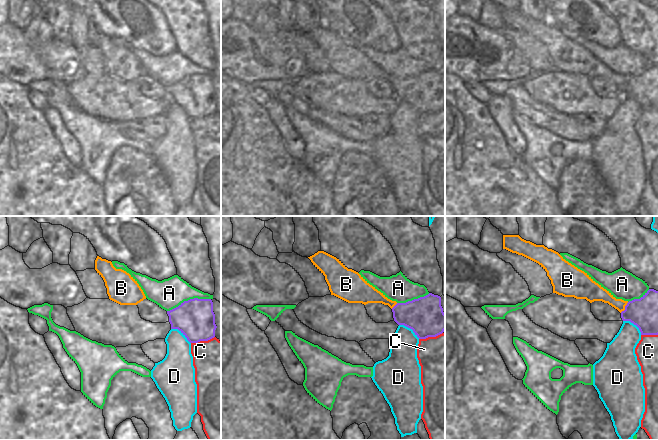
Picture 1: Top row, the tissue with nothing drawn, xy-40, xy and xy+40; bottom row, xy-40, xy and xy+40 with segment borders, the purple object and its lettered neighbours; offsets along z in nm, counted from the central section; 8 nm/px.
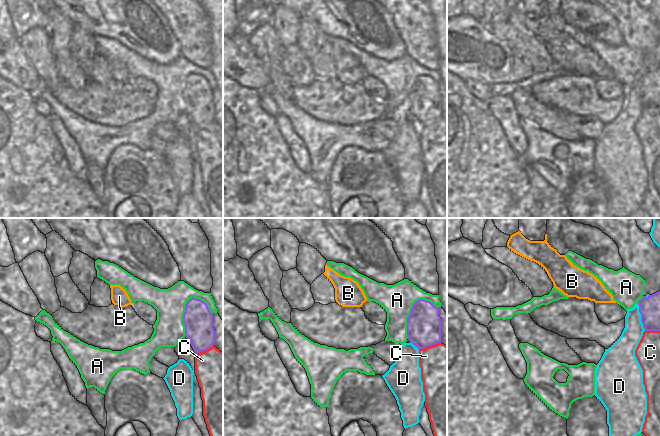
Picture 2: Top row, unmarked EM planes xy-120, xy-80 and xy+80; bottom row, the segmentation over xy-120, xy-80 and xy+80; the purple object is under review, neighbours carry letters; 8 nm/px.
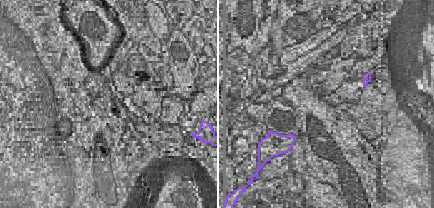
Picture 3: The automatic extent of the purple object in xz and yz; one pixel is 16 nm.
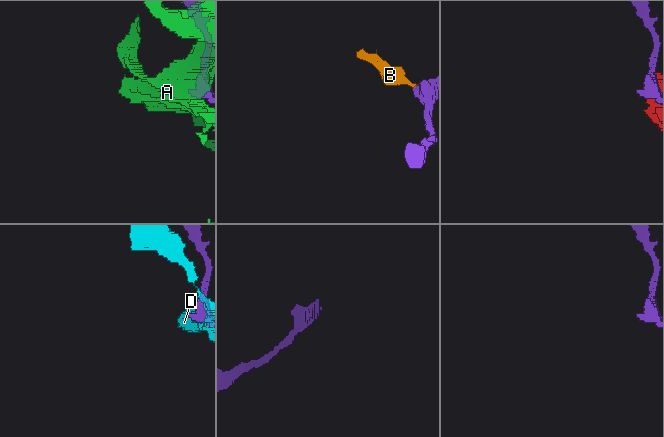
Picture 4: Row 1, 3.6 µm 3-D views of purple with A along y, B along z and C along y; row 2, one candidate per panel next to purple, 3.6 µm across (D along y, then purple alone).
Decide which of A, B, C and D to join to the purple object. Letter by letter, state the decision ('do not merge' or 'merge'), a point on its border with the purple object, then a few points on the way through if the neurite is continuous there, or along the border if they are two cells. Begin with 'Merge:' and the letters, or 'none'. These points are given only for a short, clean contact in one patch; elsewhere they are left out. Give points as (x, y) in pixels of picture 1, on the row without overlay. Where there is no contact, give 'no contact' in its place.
Merge: none
A: do not merge | xy-40 (188, 76)
B: do not merge | xy+40 (625, 84) | along xy+40 (628, 78), (620, 88)
C: do not merge | xy-40 (202, 116)
D: do not merge | xy-40 (181, 108)

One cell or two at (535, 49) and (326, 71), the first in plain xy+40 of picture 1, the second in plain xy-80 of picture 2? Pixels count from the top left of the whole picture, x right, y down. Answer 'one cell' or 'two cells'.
one cell

